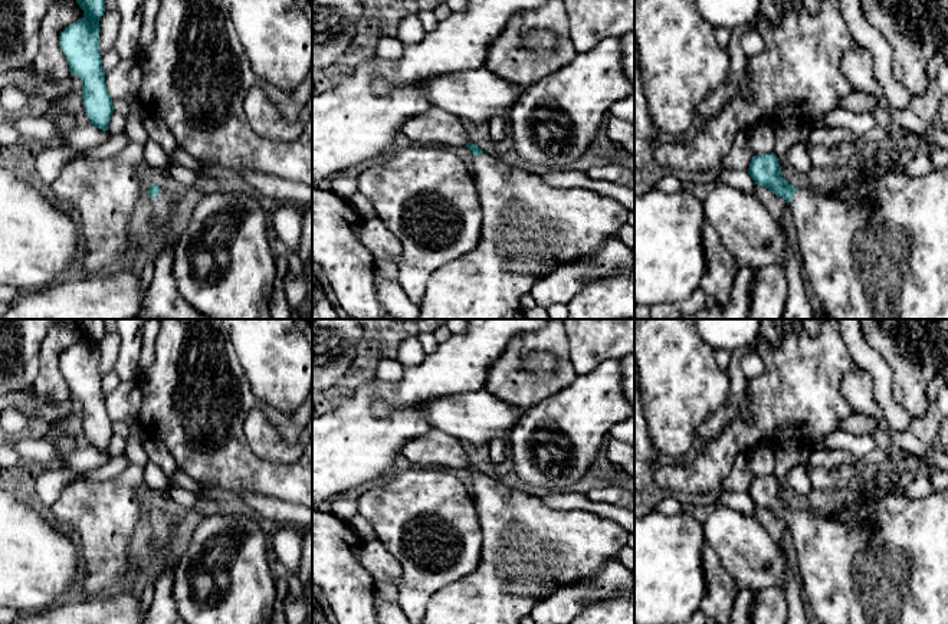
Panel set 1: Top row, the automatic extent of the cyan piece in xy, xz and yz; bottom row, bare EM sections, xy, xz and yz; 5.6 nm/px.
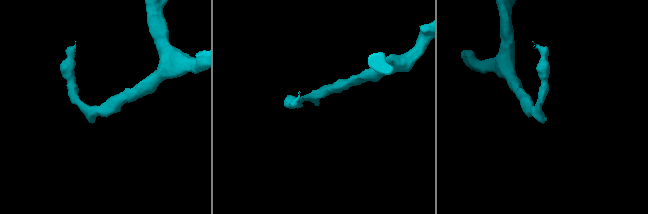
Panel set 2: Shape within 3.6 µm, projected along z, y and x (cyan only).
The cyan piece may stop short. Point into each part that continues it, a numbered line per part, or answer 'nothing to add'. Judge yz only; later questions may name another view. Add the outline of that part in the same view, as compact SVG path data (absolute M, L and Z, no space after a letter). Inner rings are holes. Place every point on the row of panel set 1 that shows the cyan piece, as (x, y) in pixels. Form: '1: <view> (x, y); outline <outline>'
1: yz (886, 259); outline M934 168L924 177L888 173L873 198L856 208L804 183L788 206L803 269L830 319L948 319L948 168Z

